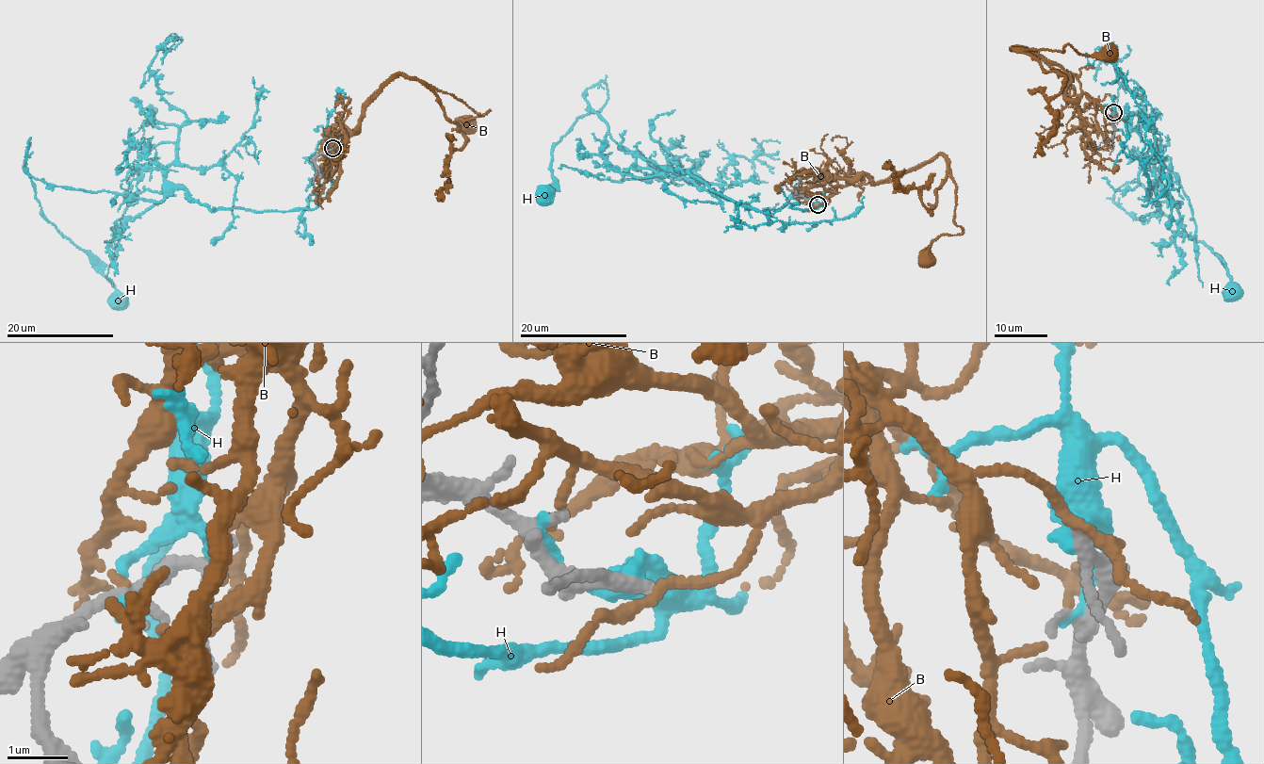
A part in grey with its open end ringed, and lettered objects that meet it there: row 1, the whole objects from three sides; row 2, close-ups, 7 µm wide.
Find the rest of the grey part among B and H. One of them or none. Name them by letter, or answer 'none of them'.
none of them

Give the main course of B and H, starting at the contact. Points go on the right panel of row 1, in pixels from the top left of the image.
B: (1113, 113), (1081, 92), (1069, 99), (1063, 74), (1012, 48), (1063, 52), (1068, 44), (1091, 56), (1110, 51)
H: (1113, 114), (1160, 206), (1141, 220), (1113, 201), (1136, 182), (1211, 247), (1233, 293)

